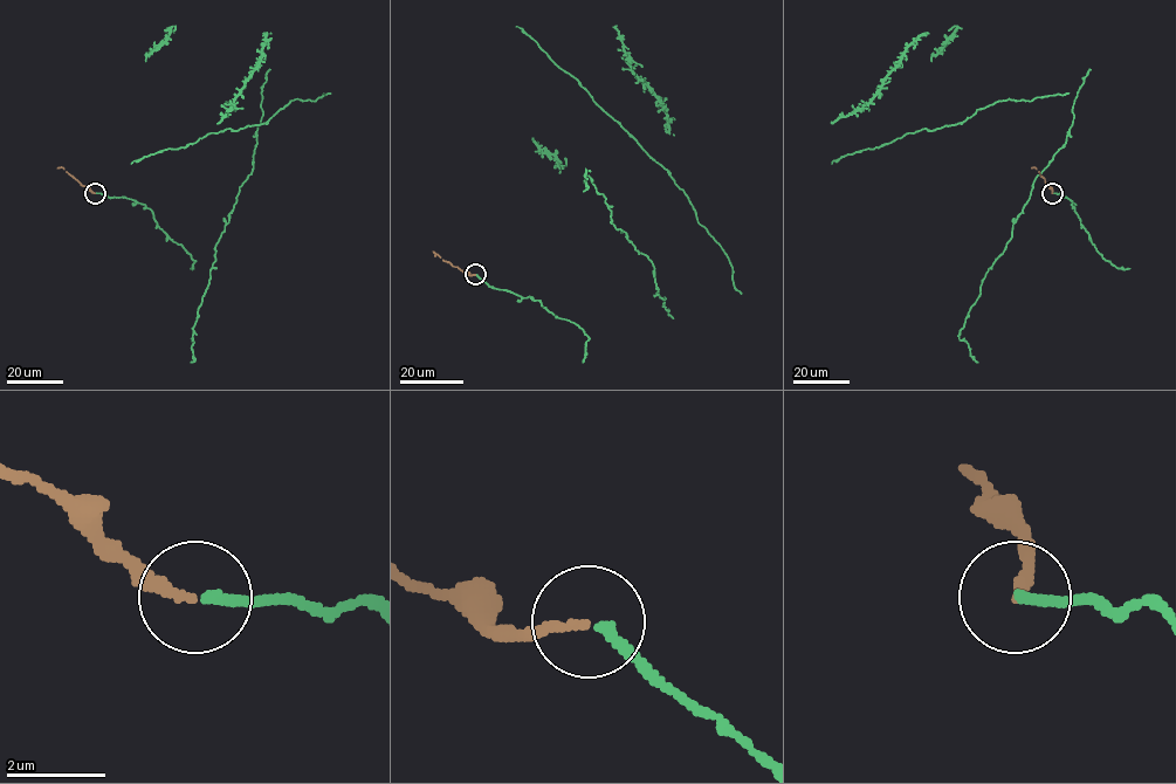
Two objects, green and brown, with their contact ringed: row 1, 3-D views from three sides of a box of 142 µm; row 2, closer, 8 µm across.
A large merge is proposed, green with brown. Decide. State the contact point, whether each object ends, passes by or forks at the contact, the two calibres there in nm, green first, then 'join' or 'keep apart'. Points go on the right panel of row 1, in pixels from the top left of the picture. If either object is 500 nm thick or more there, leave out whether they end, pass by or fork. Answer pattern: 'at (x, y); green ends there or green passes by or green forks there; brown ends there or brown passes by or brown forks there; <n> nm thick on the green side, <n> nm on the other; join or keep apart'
at (1052, 193); green ends there; brown ends there; 200 nm thick on the green side, 190 nm on the other; join

